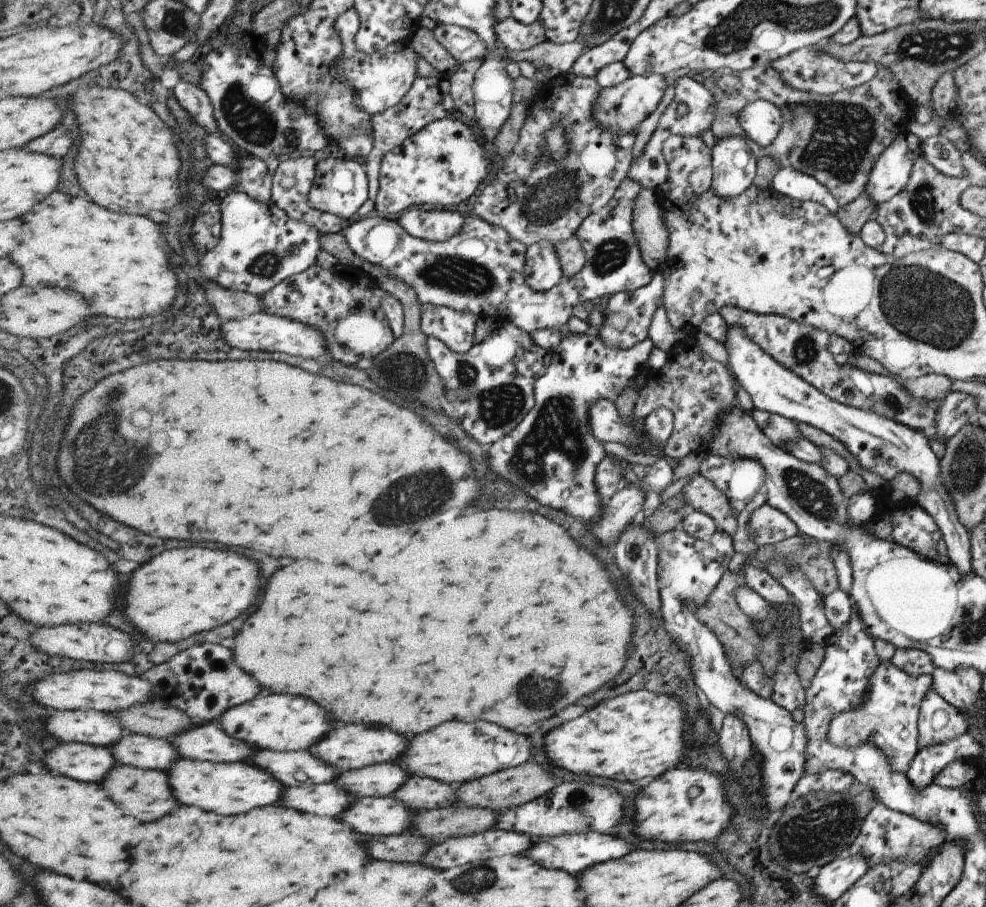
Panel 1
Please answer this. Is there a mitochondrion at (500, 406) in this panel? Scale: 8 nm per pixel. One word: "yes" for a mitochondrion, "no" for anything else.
yes

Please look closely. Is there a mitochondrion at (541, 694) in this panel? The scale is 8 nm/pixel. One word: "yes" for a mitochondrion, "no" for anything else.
yes

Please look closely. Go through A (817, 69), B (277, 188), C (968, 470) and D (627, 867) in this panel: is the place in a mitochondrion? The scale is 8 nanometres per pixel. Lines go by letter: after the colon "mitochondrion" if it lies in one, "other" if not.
A: mitochondrion
B: other
C: mitochondrion
D: other

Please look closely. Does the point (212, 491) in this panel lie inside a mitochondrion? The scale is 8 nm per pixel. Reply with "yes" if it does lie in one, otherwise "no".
no

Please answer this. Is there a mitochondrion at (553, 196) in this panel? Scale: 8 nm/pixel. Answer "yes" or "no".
yes

